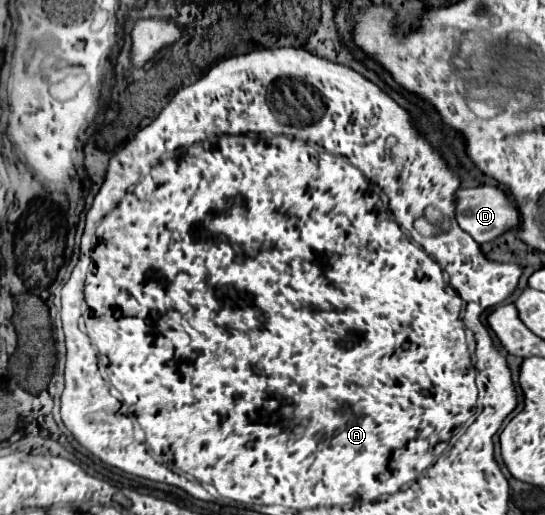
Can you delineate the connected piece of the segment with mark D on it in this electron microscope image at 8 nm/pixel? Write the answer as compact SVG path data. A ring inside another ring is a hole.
M492 185L458 189L456 191L456 221L468 235L472 235L476 243L482 245L496 239L506 229L518 227L518 209L508 201L508 197L498 187L492 187Z

